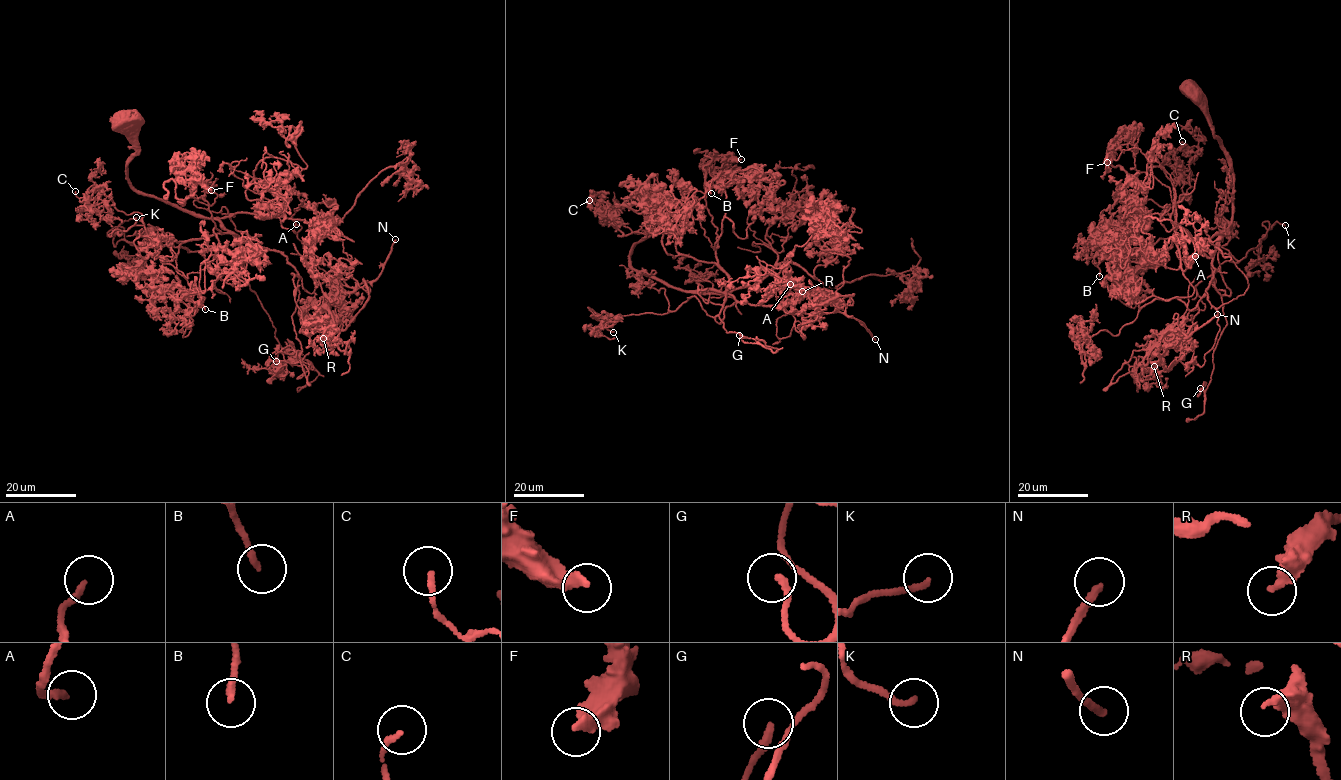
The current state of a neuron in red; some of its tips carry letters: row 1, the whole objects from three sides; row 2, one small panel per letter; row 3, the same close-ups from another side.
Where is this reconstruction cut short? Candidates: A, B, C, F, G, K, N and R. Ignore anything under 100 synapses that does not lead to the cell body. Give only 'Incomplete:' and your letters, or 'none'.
Incomplete: none

